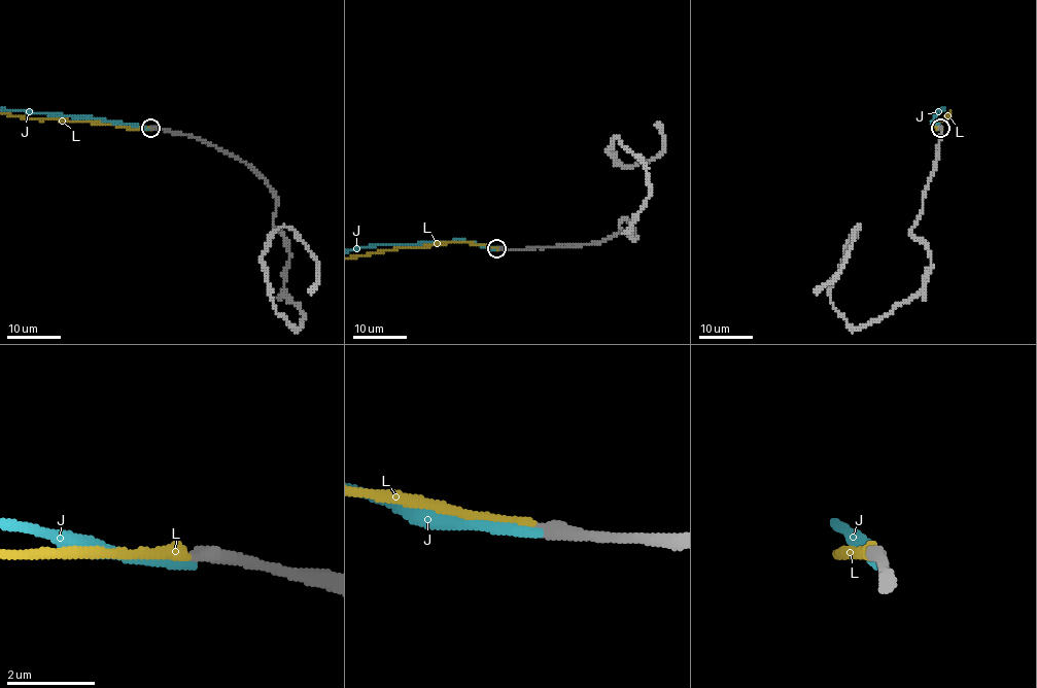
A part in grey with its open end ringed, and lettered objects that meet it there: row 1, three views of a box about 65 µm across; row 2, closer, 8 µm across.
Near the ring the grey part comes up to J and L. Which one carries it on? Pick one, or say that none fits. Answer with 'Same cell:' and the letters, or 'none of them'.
Same cell: L

